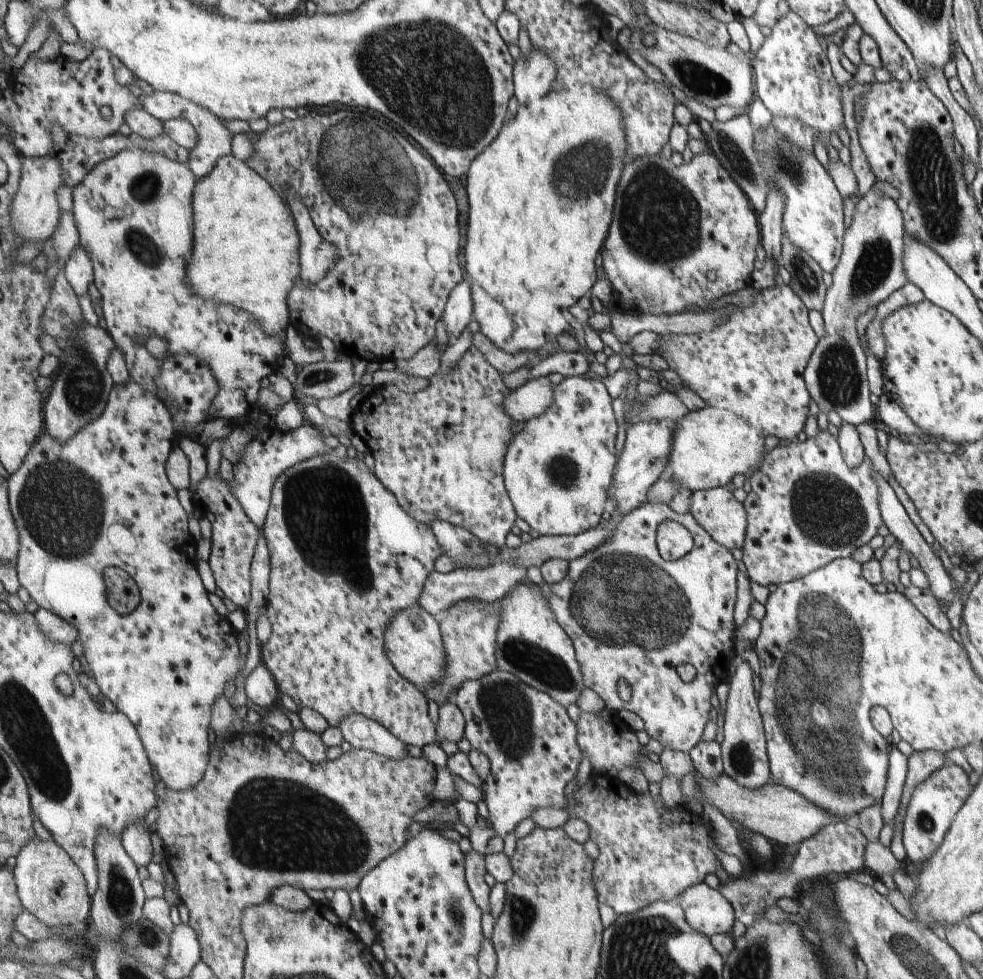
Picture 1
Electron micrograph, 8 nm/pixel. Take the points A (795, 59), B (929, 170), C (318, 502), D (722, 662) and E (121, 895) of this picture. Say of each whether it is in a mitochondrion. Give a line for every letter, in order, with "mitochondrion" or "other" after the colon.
A: other
B: mitochondrion
C: mitochondrion
D: other
E: mitochondrion

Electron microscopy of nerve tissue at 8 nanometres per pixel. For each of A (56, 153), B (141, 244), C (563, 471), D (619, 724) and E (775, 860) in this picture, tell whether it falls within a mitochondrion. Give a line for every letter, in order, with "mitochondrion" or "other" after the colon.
A: other
B: mitochondrion
C: mitochondrion
D: other
E: other

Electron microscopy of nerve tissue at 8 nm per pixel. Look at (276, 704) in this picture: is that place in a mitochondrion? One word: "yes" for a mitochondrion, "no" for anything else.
no

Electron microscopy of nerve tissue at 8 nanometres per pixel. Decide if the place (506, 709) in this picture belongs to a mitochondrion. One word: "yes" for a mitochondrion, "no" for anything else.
yes

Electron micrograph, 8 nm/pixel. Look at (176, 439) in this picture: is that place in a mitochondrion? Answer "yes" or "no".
no

